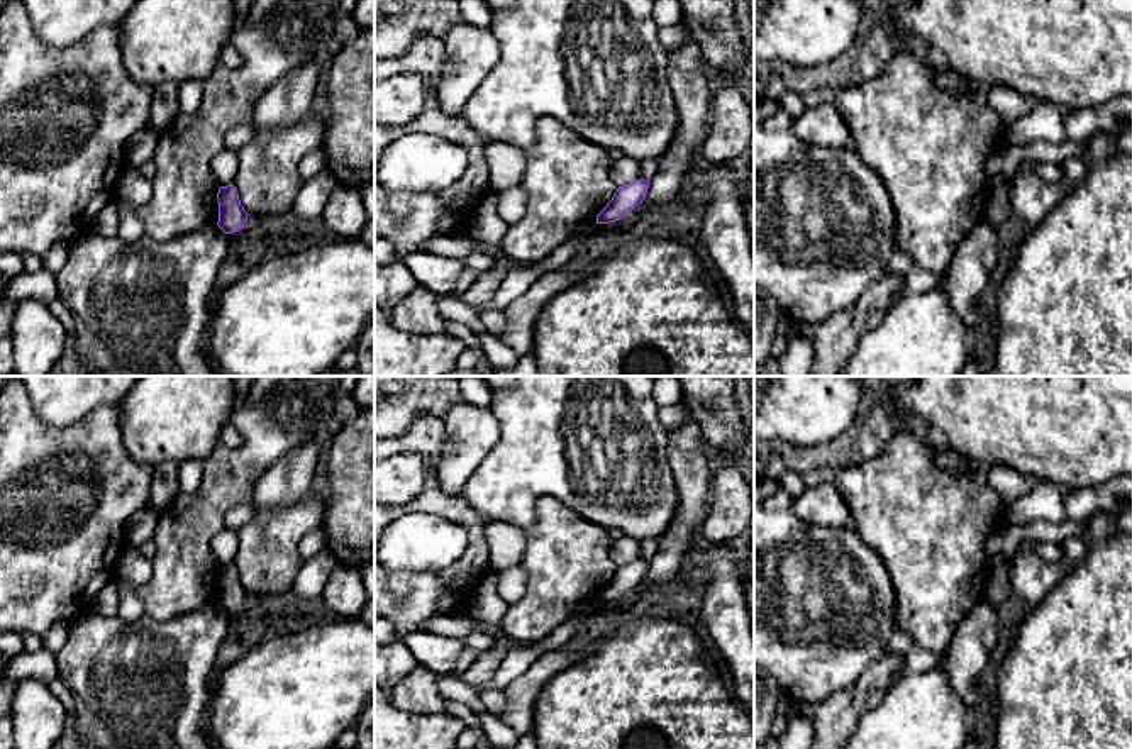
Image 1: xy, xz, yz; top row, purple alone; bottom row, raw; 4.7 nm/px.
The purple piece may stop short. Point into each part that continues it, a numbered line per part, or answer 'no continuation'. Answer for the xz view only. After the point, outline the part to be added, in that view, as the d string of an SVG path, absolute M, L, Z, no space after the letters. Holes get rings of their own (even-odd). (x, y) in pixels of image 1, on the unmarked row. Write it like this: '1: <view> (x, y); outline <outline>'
no continuation

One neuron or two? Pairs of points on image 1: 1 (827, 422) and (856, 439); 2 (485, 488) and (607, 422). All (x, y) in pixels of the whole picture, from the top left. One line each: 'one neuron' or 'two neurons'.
1: two neurons
2: one neuron

